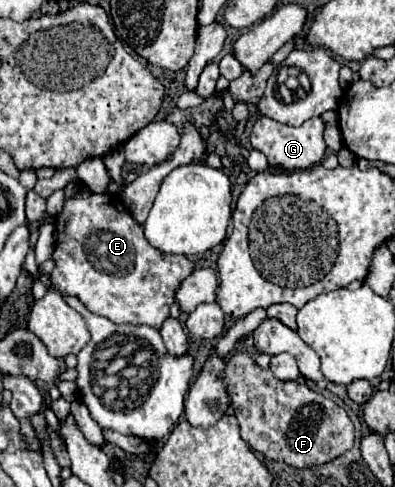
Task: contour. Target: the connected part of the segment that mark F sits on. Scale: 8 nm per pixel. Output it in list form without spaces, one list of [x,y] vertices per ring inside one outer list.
[[[246,352],[236,354],[228,360],[222,378],[230,392],[230,404],[232,404],[234,416],[240,422],[242,440],[246,440],[252,450],[264,454],[266,458],[276,462],[286,462],[288,466],[294,466],[294,468],[308,468],[308,466],[320,466],[320,464],[332,462],[334,458],[342,456],[354,446],[354,424],[348,418],[344,408],[324,398],[322,394],[310,390],[306,384],[280,382],[270,370],[258,368],[256,362]]]

